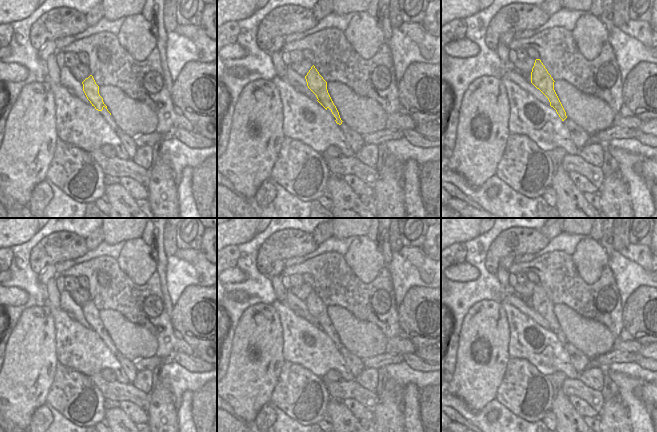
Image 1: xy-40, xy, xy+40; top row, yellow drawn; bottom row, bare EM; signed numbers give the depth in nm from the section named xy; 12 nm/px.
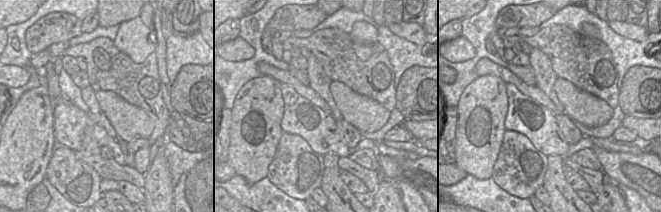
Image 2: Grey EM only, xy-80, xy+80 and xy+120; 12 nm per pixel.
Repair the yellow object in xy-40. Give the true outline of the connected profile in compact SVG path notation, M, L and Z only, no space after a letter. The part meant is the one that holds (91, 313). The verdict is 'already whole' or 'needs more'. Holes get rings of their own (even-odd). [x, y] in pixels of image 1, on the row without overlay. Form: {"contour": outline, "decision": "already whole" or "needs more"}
{"contour": "M90 299L82 308L83 315L92 330L98 335L102 335L104 331L107 333L107 330L103 326L103 322L99 318L99 310L96 308L93 300Z", "decision": "already whole"}

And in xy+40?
{"contour": "M536 283L531 296L531 307L548 322L550 330L564 345L567 342L566 336L554 314L554 306L541 284Z", "decision": "already whole"}

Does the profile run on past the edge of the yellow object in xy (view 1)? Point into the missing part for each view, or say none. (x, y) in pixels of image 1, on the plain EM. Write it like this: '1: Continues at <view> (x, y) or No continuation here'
1: No continuation here.

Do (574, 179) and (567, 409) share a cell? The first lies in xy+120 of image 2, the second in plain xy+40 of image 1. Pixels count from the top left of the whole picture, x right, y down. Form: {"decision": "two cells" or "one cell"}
{"decision": "two cells"}

